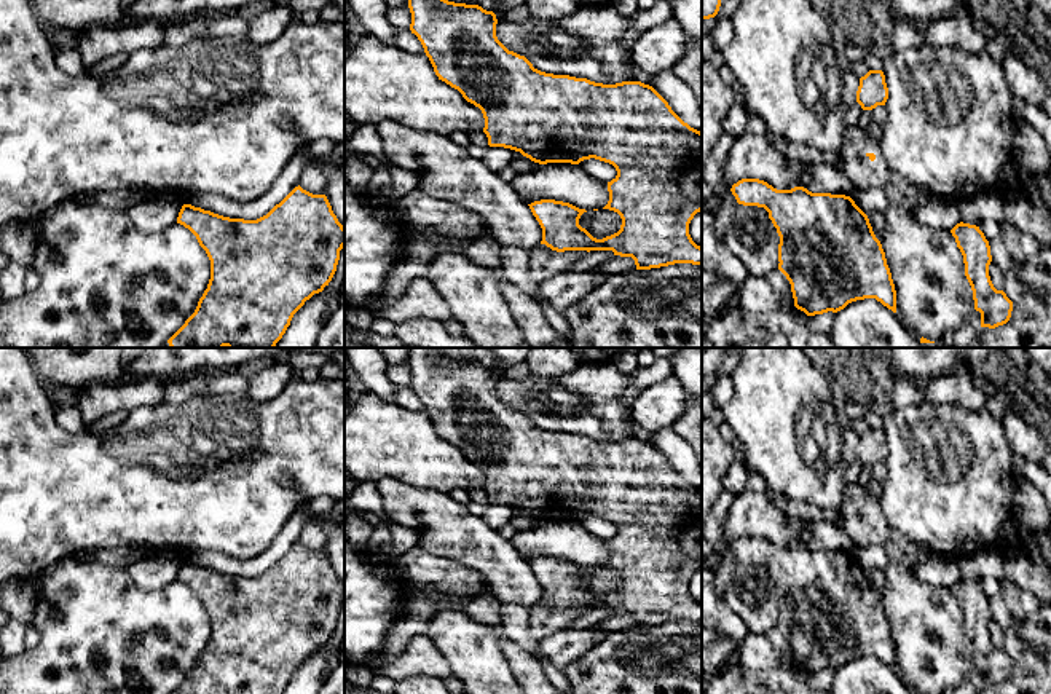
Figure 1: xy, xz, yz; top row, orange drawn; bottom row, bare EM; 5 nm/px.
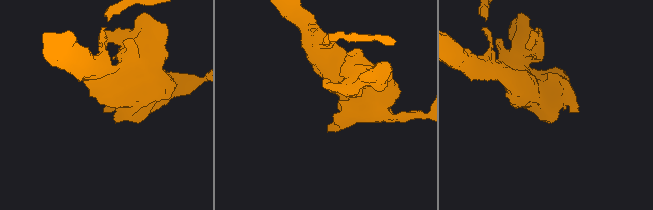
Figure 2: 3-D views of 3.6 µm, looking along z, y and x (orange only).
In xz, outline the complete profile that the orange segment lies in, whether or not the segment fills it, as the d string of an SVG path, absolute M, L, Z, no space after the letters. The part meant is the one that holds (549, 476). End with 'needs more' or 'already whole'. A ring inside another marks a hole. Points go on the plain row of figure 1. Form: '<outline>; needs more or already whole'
M410 348L408 365L410 388L421 399L439 437L482 467L490 504L520 509L539 522L579 522L595 515L616 525L603 566L620 573L620 587L596 597L579 582L585 566L541 557L528 562L542 586L541 601L557 609L612 608L632 614L636 627L702 622L702 605L689 592L691 578L702 568L702 490L684 480L652 444L641 439L603 442L541 429L498 397L493 369L448 359L439 348Z; already whole

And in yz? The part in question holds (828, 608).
M742 536L730 546L738 562L764 565L777 590L778 627L791 641L794 664L807 673L837 670L848 660L876 656L896 670L896 648L885 609L868 573L850 554L812 550L804 544L777 547L759 536Z; already whole

